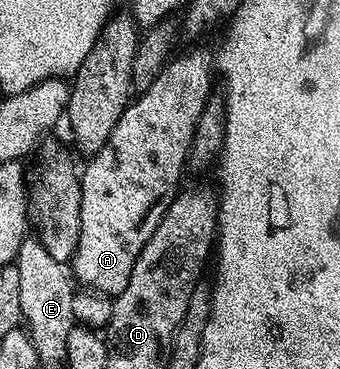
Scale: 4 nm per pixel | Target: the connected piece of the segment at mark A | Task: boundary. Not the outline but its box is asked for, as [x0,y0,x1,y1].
[70,51,214,298]

